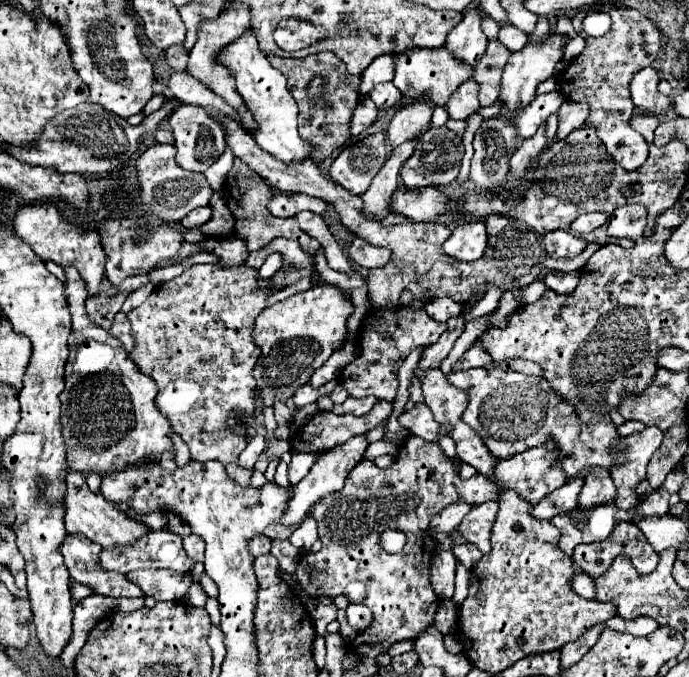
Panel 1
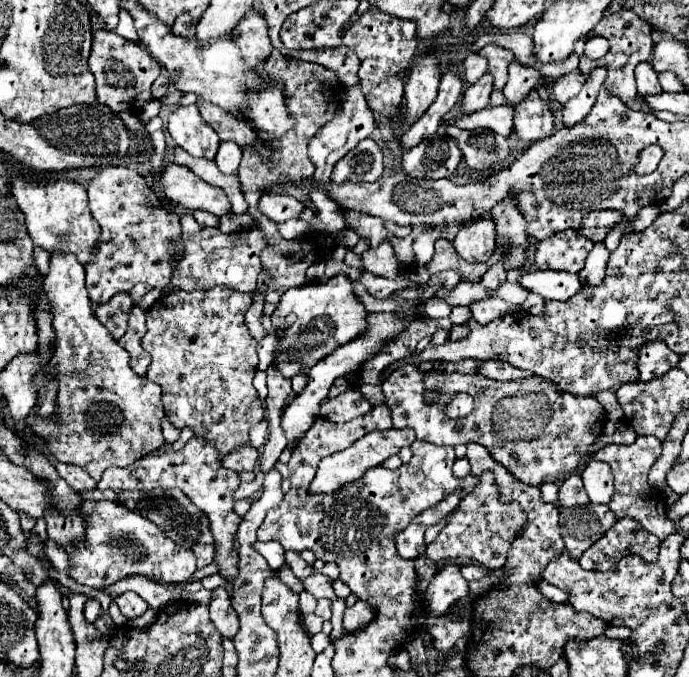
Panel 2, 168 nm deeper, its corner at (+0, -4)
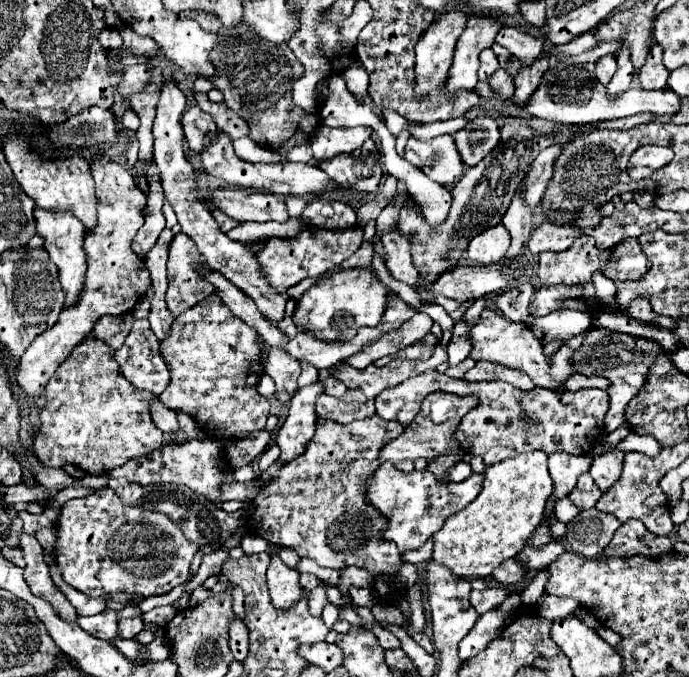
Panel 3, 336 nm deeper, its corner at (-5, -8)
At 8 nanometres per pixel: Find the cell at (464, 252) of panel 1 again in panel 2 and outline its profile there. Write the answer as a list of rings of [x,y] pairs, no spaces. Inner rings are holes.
[[[486,217],[476,219],[474,223],[464,223],[454,239],[454,249],[468,263],[484,263],[494,251],[494,241],[494,223],[490,217]]]

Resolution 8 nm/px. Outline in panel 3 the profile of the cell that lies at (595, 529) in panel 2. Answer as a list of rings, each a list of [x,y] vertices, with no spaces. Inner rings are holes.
[[[597,509],[581,511],[573,521],[567,523],[565,539],[577,555],[595,559],[609,545],[613,533],[619,527],[619,519]]]

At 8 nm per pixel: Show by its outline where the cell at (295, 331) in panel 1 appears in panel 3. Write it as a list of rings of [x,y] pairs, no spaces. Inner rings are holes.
[[[373,267],[341,269],[333,275],[321,277],[297,303],[293,323],[311,329],[319,339],[349,341],[359,327],[375,327],[387,307],[389,289],[379,281]]]

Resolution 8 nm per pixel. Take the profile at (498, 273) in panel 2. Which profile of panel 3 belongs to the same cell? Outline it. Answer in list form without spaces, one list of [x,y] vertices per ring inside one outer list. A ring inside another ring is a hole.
[[[517,191],[507,215],[503,217],[503,225],[511,235],[511,247],[507,251],[507,261],[511,261],[515,255],[519,255],[525,247],[525,243],[529,241],[529,235],[533,231],[533,209],[525,203],[525,197]]]

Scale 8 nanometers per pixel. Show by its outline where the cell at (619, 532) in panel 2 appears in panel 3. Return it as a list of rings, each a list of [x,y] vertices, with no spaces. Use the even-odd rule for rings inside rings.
[[[627,521],[623,523],[611,543],[605,547],[605,557],[631,557],[631,555],[645,555],[645,557],[659,557],[673,549],[673,541],[669,537],[659,537],[645,529],[641,521]]]

